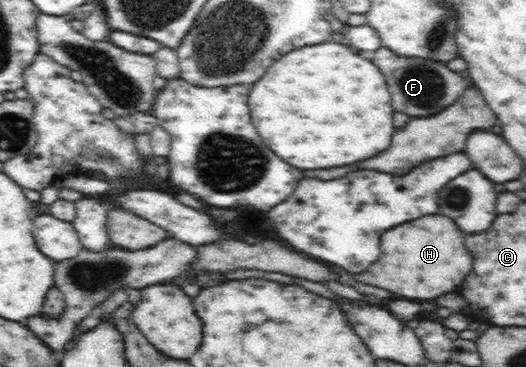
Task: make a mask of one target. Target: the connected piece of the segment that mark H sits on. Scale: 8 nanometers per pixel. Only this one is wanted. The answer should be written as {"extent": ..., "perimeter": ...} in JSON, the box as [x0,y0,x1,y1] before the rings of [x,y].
{"extent":[354,214,472,301],"perimeter":[[[438,214],[424,216],[386,230],[380,240],[380,250],[386,256],[382,256],[382,260],[372,266],[372,272],[361,272],[354,280],[386,288],[398,294],[398,298],[426,301],[444,292],[452,292],[462,286],[462,278],[472,270],[472,256],[464,246],[462,232],[450,218]]]}

